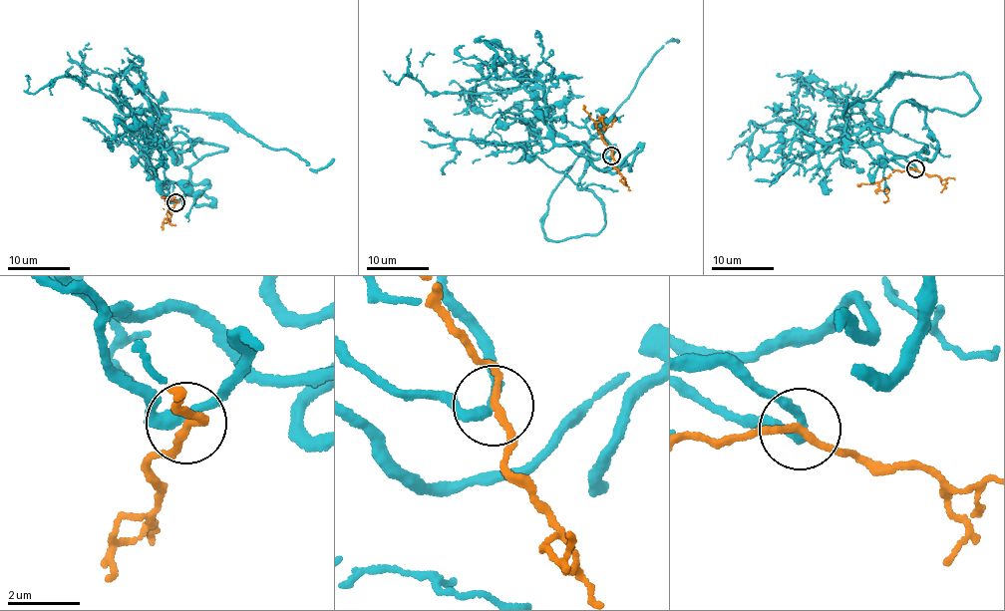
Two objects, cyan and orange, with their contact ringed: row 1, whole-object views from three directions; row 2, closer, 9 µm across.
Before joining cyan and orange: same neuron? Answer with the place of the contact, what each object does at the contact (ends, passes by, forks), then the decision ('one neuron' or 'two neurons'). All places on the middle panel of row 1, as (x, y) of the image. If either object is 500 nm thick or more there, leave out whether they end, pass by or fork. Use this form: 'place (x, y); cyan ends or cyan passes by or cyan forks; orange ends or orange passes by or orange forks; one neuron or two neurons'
place (611, 155); cyan passes by; orange passes by; one neuron

